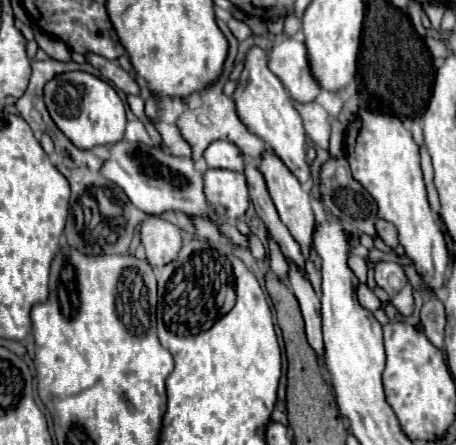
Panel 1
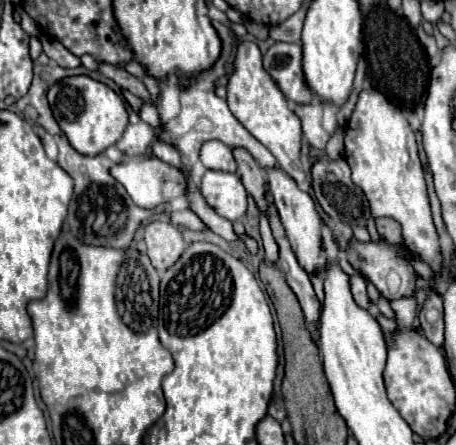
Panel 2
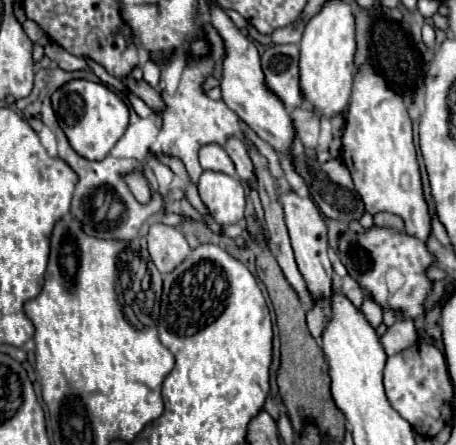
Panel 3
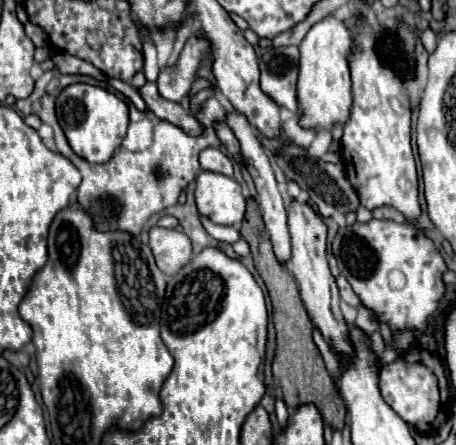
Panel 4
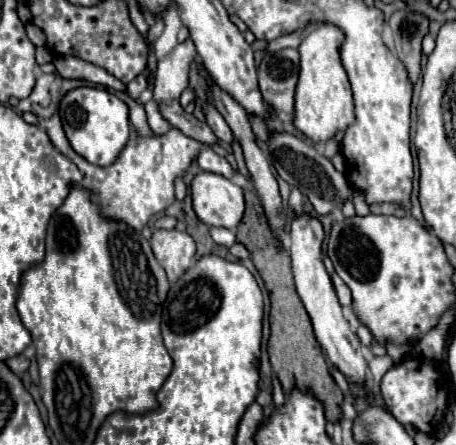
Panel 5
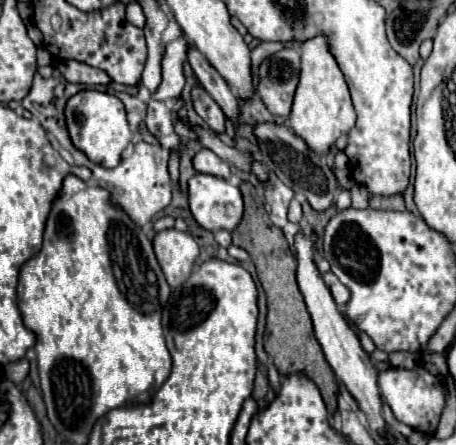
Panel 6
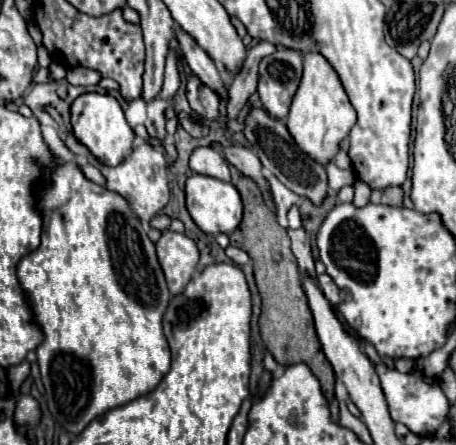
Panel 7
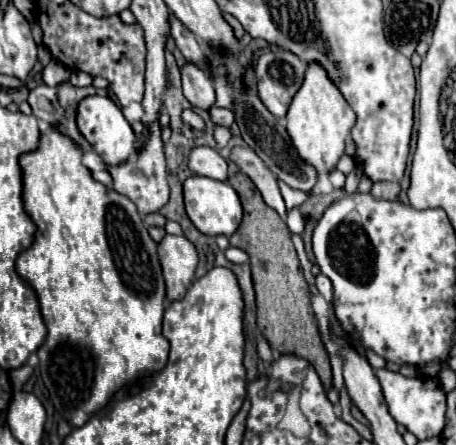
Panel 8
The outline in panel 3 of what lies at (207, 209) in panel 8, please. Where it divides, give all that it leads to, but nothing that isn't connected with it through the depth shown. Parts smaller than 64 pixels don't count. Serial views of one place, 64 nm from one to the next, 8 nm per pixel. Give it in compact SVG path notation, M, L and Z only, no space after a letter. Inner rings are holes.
M206 170L198 182L200 198L220 224L236 224L244 218L246 192L238 178Z

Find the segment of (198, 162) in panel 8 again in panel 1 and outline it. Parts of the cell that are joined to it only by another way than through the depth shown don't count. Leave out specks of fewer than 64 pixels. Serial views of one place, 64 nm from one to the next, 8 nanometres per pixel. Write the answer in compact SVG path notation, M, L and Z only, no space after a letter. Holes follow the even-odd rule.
M212 142L204 152L204 158L210 168L228 168L244 172L246 164L246 158L240 152L240 148L236 148L236 144L224 144L224 142Z

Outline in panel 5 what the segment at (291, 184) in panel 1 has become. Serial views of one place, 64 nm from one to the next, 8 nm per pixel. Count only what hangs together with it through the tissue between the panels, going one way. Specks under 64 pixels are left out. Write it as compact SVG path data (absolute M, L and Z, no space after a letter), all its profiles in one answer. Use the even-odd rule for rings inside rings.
M302 212L302 214L294 214L292 218L292 228L290 228L290 258L292 258L292 272L294 272L294 280L296 280L296 290L298 296L312 320L316 338L320 342L320 346L324 348L328 360L342 370L342 374L350 380L350 382L366 382L366 360L362 356L362 344L356 336L356 332L352 332L350 324L346 322L346 318L342 316L342 304L336 296L336 290L332 288L332 280L330 274L324 268L322 262L322 242L324 242L324 228L320 224L320 220L316 220L314 216Z

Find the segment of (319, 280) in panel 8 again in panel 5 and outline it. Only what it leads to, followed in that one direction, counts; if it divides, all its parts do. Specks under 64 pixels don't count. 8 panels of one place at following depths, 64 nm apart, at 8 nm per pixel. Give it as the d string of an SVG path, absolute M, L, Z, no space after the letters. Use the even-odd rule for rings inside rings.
M332 274L332 284L336 288L336 294L338 294L338 300L342 306L350 306L352 304L352 292L350 288L344 284L344 280L340 280L338 274Z

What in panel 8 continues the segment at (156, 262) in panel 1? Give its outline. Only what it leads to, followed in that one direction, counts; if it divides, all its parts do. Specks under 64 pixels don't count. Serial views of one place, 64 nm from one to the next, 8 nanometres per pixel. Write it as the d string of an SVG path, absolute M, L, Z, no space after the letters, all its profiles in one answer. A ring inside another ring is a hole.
M166 234L158 244L158 256L160 256L164 280L166 280L168 300L170 302L180 300L194 278L198 252L186 236Z

